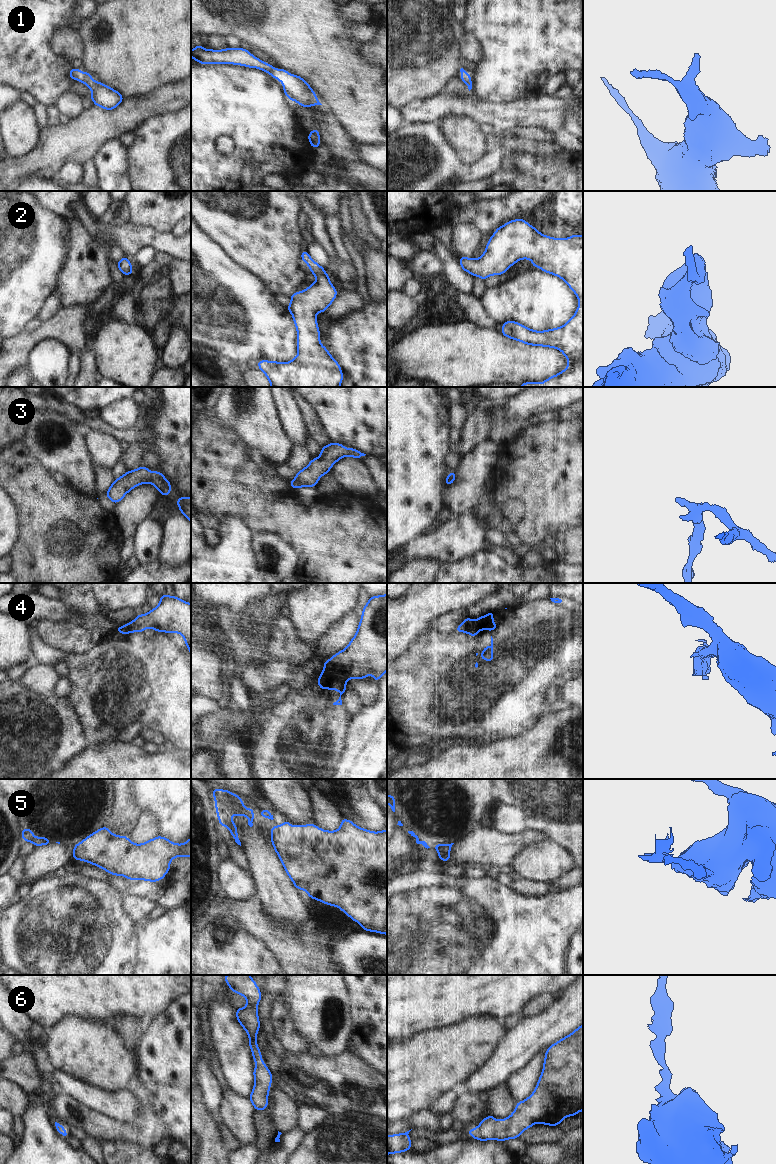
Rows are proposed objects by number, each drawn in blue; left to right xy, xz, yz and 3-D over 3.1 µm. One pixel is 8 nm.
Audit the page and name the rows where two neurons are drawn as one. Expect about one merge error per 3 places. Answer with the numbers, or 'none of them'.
4, 5.

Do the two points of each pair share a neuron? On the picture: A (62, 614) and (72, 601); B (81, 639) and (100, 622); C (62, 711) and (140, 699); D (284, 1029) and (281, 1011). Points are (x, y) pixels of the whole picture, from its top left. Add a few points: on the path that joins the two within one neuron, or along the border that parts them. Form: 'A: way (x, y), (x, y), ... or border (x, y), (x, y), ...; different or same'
A: border (56, 599), (67, 609), (72, 619); different
B: border (73, 620), (89, 631); different
C: border (66, 697), (84, 730); different
D: way (284, 1025), (285, 1019), (281, 1015); same

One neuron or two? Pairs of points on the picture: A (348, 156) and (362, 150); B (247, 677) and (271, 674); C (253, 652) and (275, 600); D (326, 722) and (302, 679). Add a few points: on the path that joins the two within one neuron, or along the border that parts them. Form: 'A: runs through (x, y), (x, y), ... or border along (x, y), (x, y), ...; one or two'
A: border along (354, 144), (357, 155), (375, 167); two
B: runs through (253, 677), (265, 676); one
C: runs through (254, 639), (263, 613); one
D: border along (322, 669), (315, 682), (299, 691), (290, 691); two

